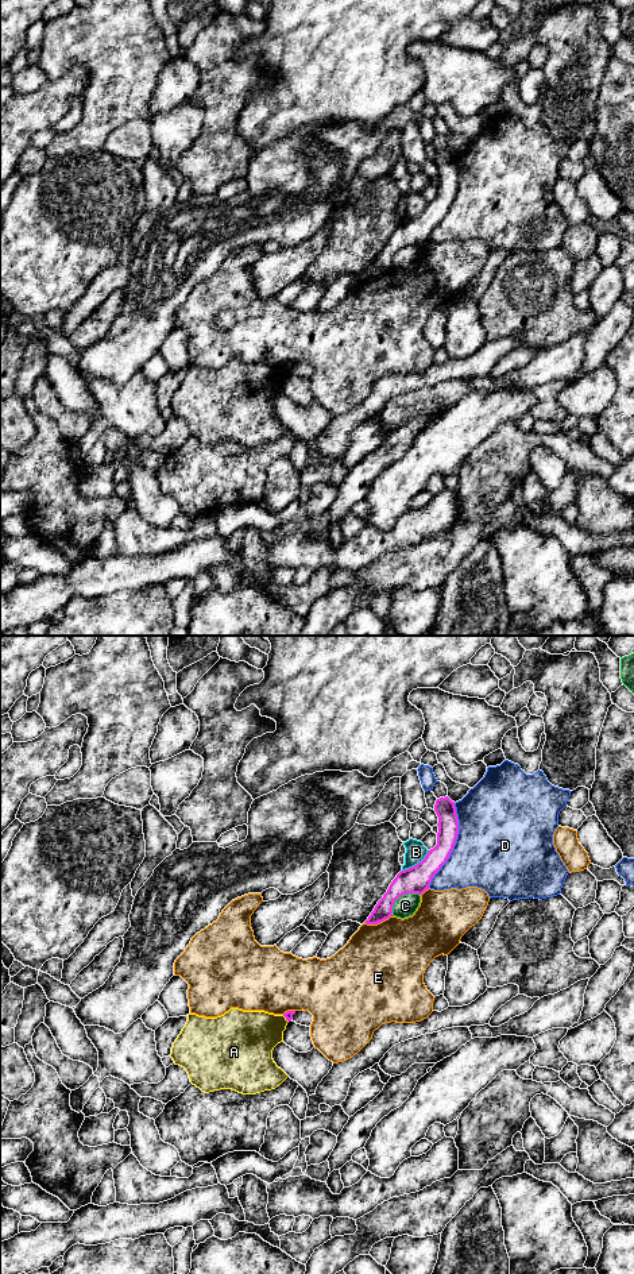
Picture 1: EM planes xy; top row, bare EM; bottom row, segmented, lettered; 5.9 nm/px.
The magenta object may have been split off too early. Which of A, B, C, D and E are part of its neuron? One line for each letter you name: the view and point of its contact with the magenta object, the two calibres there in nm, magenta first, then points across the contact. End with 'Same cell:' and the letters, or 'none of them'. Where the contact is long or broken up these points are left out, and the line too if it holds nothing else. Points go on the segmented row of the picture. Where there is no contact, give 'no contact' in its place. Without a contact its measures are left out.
Same cell: none of them

